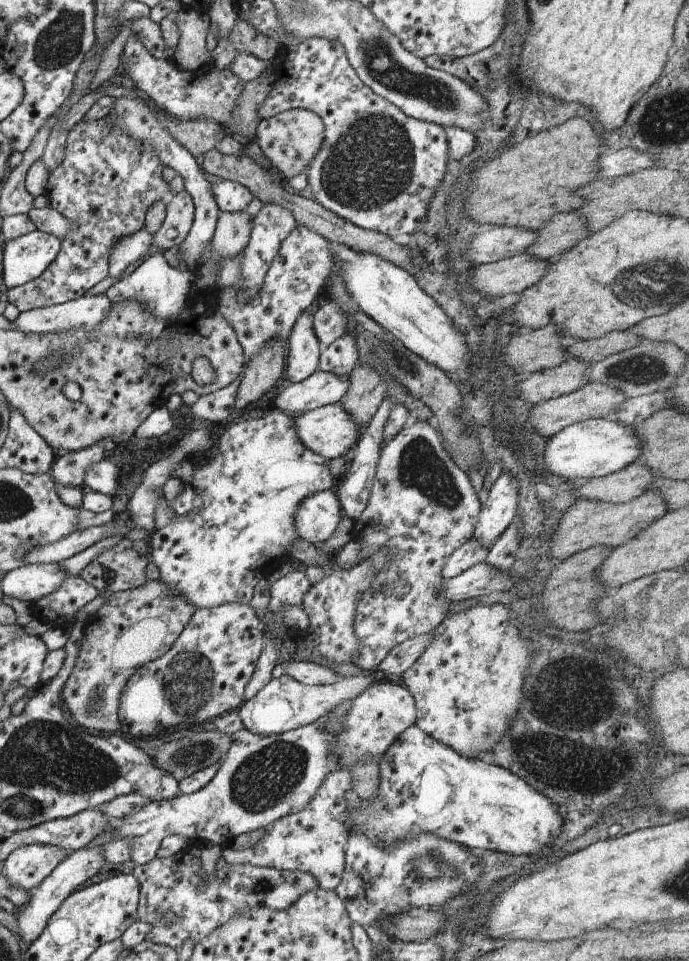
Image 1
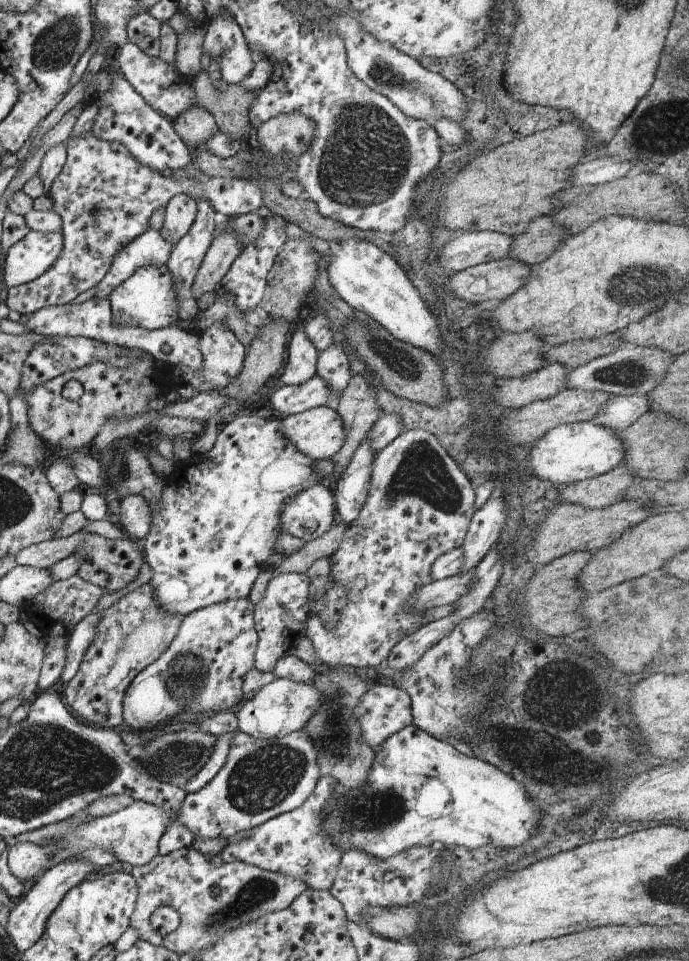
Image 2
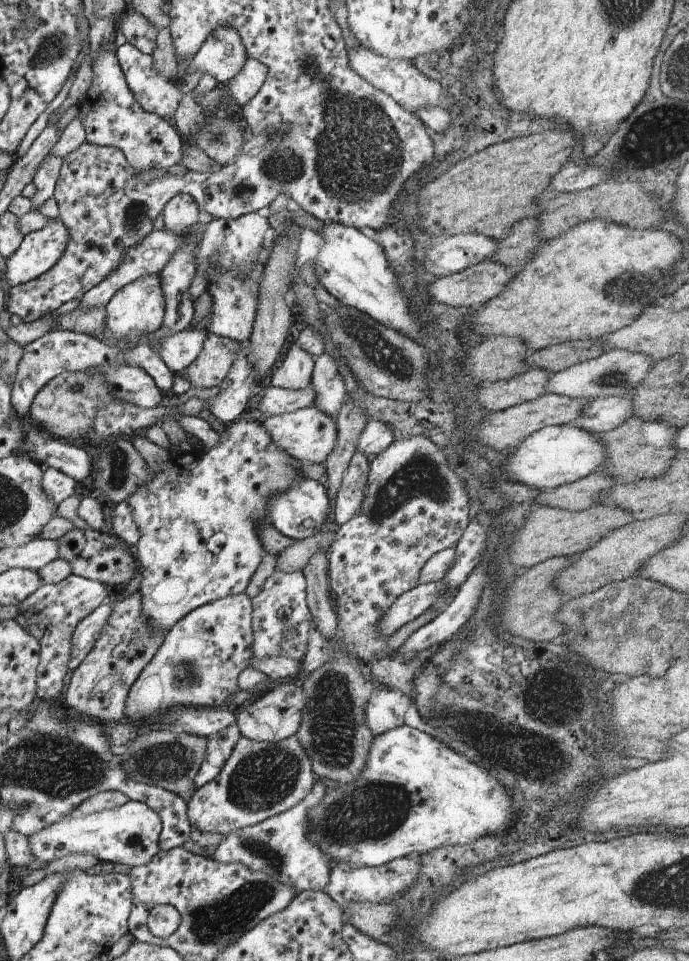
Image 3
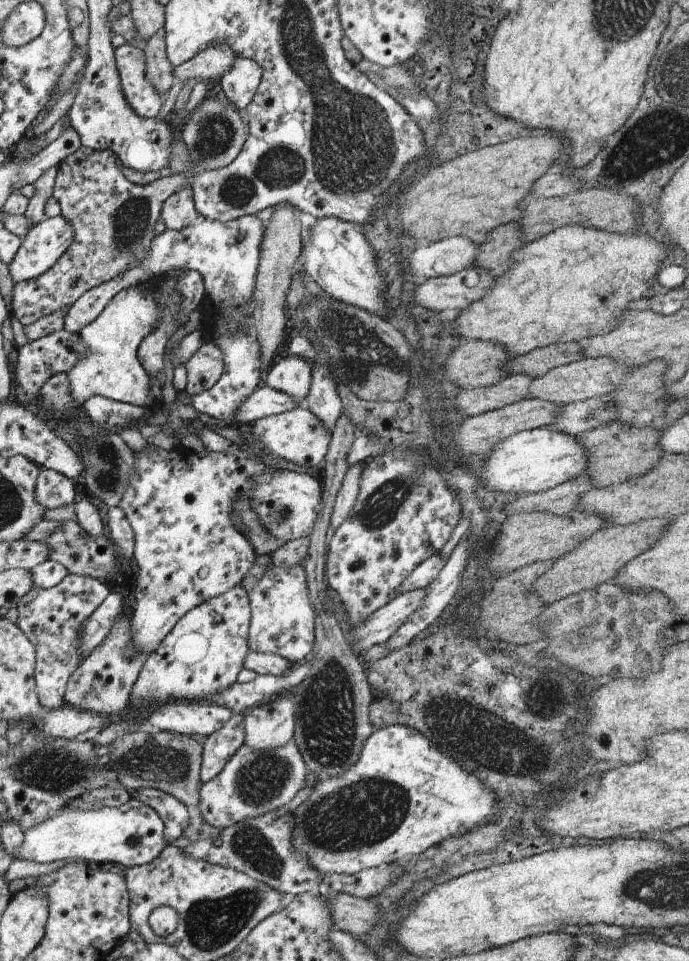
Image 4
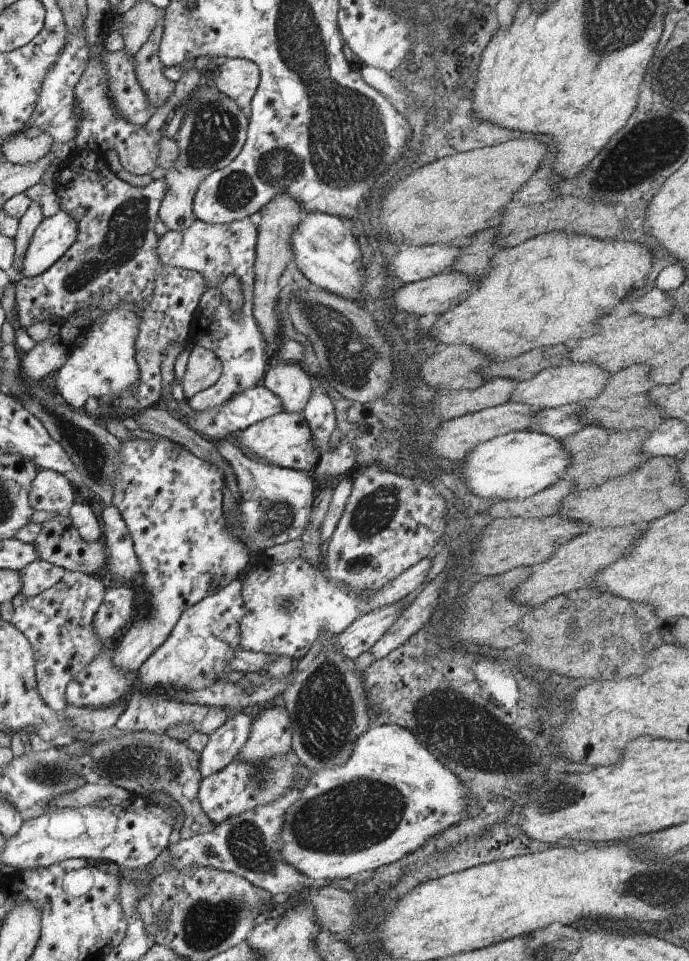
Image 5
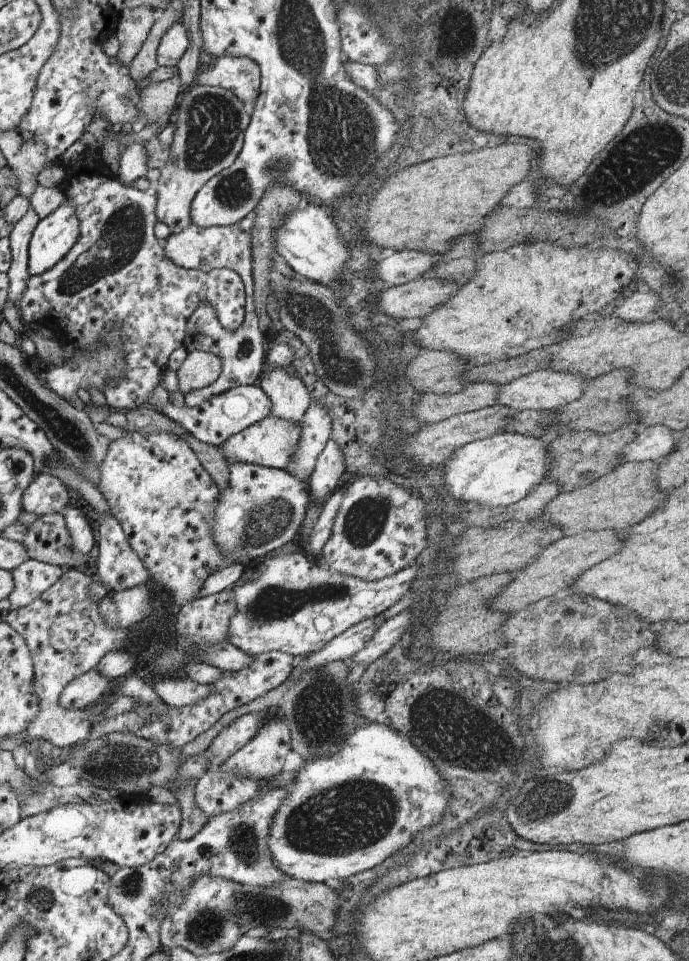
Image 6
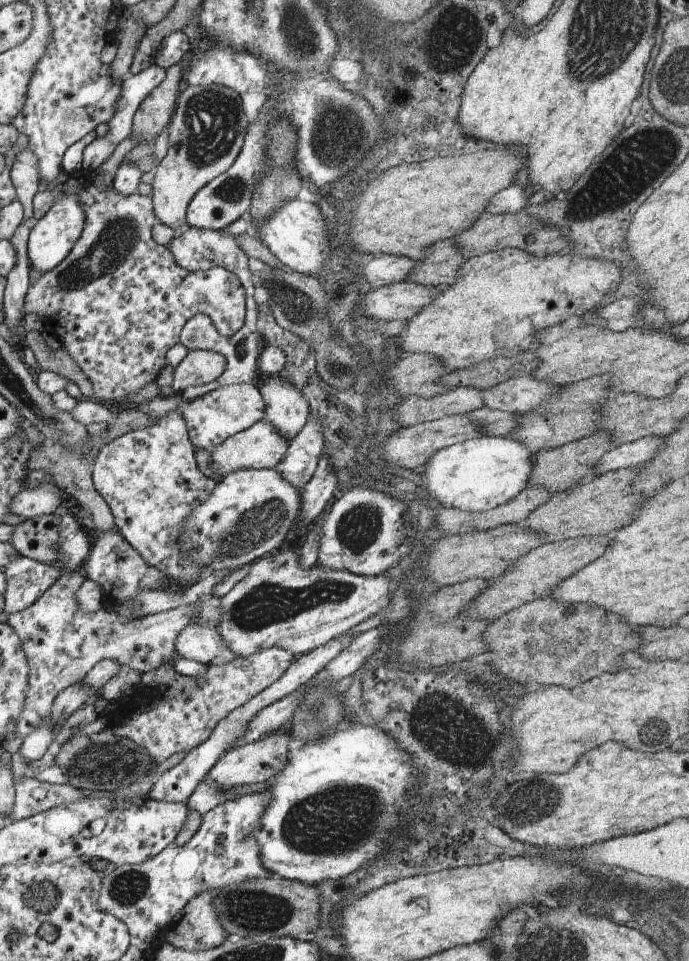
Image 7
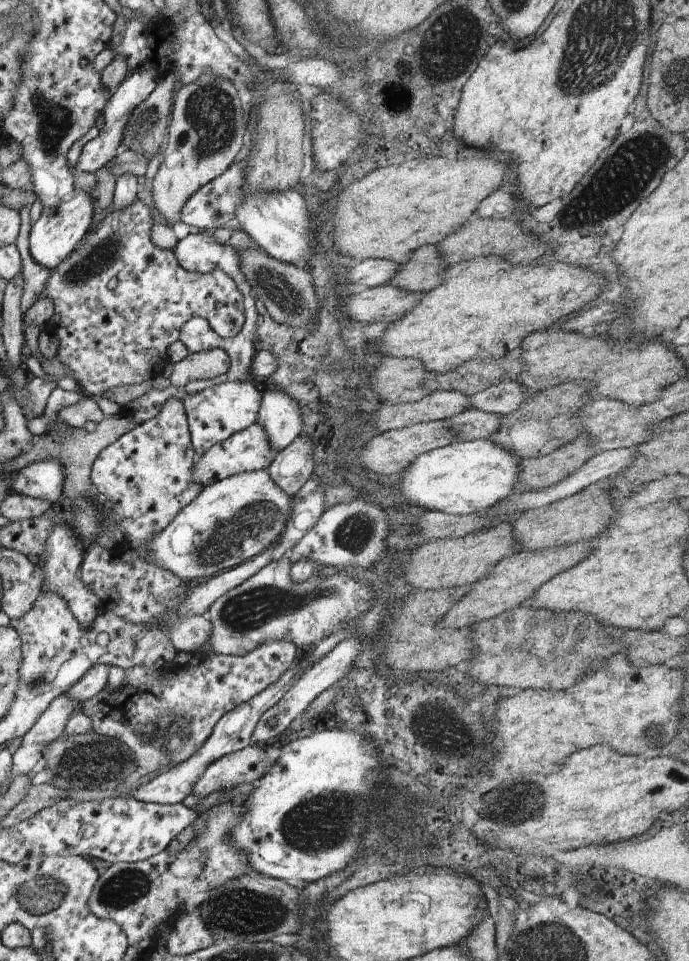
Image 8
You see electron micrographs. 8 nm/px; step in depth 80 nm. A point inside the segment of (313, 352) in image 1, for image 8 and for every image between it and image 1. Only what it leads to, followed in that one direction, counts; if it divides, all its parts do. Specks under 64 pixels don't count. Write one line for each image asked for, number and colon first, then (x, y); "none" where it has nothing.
2: (301, 365)
3: (296, 372)
4: (291, 374)
5: (288, 380)
6: (291, 397)
7: (287, 409)
8: (279, 415)

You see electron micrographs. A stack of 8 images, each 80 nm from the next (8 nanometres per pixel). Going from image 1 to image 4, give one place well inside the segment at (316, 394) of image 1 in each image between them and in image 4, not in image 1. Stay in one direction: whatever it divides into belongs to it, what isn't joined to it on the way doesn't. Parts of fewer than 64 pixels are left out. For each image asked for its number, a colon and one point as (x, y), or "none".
2: (290, 399)
3: (276, 400)
4: (264, 402)

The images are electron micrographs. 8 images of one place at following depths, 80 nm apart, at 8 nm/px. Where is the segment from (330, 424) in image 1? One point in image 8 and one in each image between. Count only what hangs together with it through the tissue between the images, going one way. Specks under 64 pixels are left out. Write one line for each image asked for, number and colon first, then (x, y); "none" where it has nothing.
2: (319, 433)
3: (310, 435)
4: (299, 436)
5: (285, 439)
6: (272, 442)
7: (262, 446)
8: (248, 451)

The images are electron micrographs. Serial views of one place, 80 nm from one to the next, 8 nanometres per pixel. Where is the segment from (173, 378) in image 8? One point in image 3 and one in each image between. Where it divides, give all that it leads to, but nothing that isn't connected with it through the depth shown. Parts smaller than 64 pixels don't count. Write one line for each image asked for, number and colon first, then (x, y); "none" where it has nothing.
3: (212, 365)
4: (204, 369)
5: (203, 369)
6: (201, 368)
7: (199, 366)

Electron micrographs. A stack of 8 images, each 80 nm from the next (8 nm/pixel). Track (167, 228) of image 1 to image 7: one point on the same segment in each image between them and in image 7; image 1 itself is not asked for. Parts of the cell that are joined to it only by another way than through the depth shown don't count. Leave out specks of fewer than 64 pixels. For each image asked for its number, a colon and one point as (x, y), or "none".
2: (181, 213)
3: (182, 213)
4: (179, 212)
5: (213, 133)
6: (210, 122)
7: (206, 133)

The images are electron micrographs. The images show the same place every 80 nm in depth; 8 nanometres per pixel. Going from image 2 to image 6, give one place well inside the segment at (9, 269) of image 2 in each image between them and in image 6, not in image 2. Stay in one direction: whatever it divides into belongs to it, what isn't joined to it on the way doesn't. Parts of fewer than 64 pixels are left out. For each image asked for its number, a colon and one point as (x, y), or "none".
3: (39, 251)
4: (46, 242)
5: (53, 237)
6: (53, 237)

